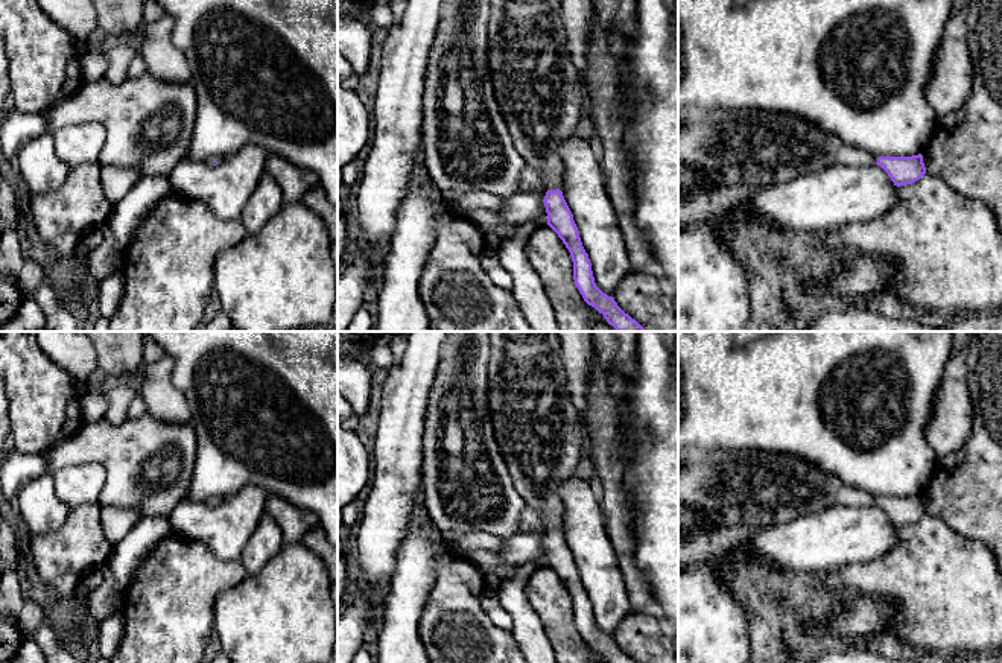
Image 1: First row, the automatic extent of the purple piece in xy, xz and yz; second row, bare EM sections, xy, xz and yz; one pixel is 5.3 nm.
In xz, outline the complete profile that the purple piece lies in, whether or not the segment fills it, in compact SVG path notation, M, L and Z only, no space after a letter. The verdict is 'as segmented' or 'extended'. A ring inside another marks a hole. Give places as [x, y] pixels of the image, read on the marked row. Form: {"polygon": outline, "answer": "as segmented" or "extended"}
{"polygon": "M490 0L487 58L514 148L546 182L547 225L570 252L579 293L617 332L646 332L596 286L588 254L560 190L558 149L585 116L581 81L567 52L561 0Z", "answer": "extended"}

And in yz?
{"polygon": "M715 109L690 114L678 128L678 161L696 172L695 187L678 186L681 201L709 196L724 189L766 190L836 163L848 166L877 164L897 187L912 184L926 173L921 154L877 158L800 116L772 109Z", "answer": "extended"}

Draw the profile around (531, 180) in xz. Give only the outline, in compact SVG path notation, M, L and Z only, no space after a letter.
M532 167L525 169L518 184L518 193L529 192L547 192L546 182L543 181L541 175Z

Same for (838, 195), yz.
M836 163L791 182L759 190L745 201L747 216L780 230L836 230L885 214L897 201L897 186L877 164Z

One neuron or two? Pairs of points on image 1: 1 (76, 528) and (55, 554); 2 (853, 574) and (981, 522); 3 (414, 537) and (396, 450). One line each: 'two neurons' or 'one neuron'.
1: one neuron
2: two neurons
3: two neurons

